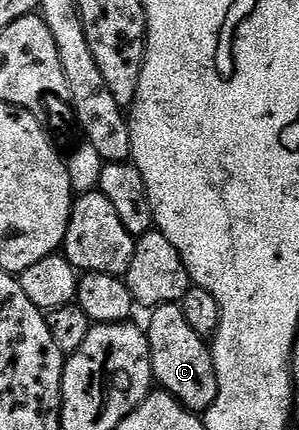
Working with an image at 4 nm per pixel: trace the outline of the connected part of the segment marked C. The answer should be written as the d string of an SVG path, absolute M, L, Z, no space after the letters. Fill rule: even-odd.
M181 303L164 304L149 313L150 328L145 329L150 343L150 370L157 387L176 398L192 413L204 414L216 402L218 379L211 345L196 334L184 318Z

